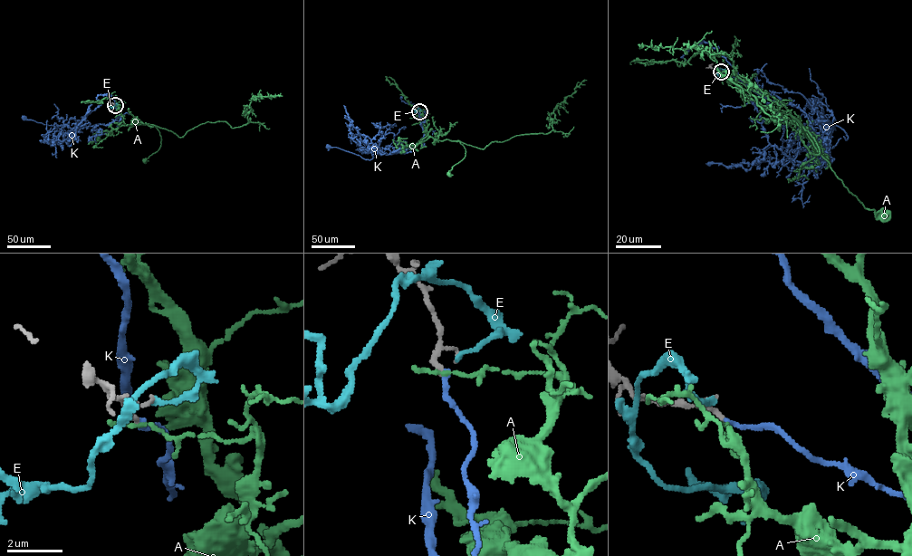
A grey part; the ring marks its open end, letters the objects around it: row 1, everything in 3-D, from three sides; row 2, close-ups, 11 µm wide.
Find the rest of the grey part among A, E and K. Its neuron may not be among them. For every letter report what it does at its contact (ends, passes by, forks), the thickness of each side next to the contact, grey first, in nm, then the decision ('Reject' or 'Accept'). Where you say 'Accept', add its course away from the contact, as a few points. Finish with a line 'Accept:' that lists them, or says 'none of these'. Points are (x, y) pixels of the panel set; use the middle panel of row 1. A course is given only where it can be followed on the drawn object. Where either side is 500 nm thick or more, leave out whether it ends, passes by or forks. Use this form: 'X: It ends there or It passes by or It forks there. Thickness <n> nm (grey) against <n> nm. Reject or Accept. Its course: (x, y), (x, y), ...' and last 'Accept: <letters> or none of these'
A: It ends there. Thickness 120 nm (grey) against 170 nm. Reject
E: It ends there. Thickness 100 nm (grey) against 170 nm. Reject
K: It ends there. Thickness 130 nm (grey) against 170 nm. Accept. Its course: (419, 111), (424, 136), (404, 152), (371, 152), (373, 158), (369, 159), (329, 147)
Accept: K

